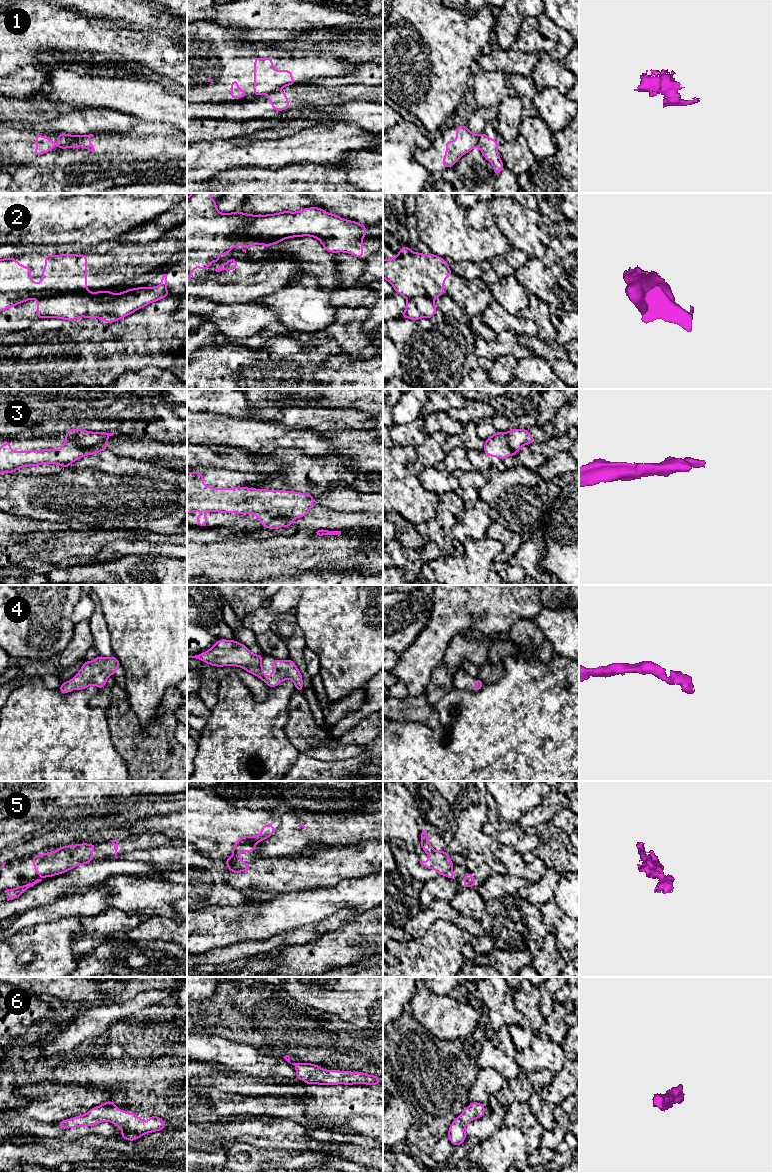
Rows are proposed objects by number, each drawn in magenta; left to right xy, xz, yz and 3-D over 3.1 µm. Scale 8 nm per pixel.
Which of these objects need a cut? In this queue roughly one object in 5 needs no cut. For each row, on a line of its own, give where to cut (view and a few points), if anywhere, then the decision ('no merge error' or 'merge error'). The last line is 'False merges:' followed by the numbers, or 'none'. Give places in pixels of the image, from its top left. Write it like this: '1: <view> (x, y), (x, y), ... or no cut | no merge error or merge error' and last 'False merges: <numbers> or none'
1: xy (76, 135), (76, 140), (69, 147) | merge error
2: xz (240, 232), (245, 236), (262, 239), (282, 239) | merge error
3: xy (67, 437), (75, 437), (81, 446), (93, 446), (106, 439) | merge error
4: no cut | no merge error
5: xz (253, 844), (242, 844), (233, 852) | merge error
6: no cut | no merge error
False merges: 1, 2, 3, 5

